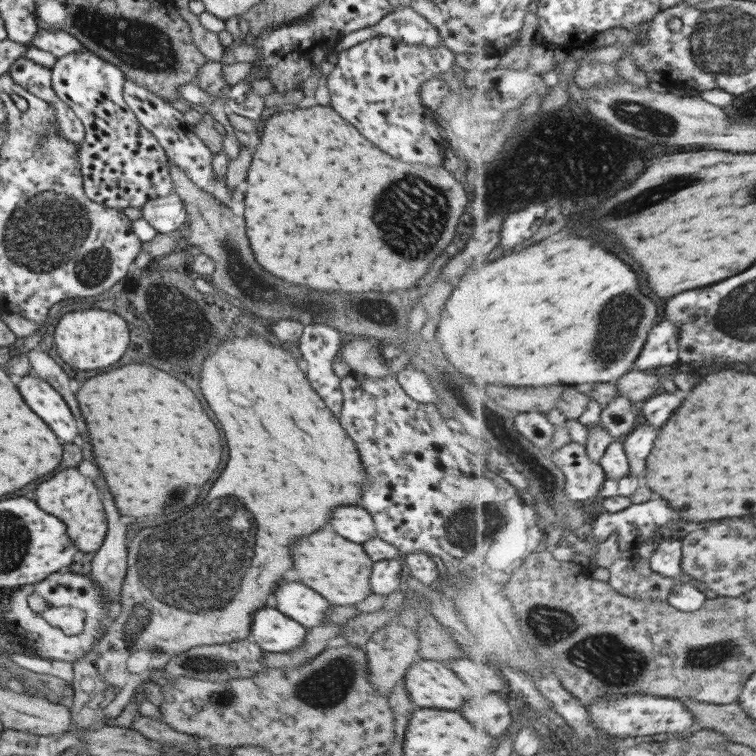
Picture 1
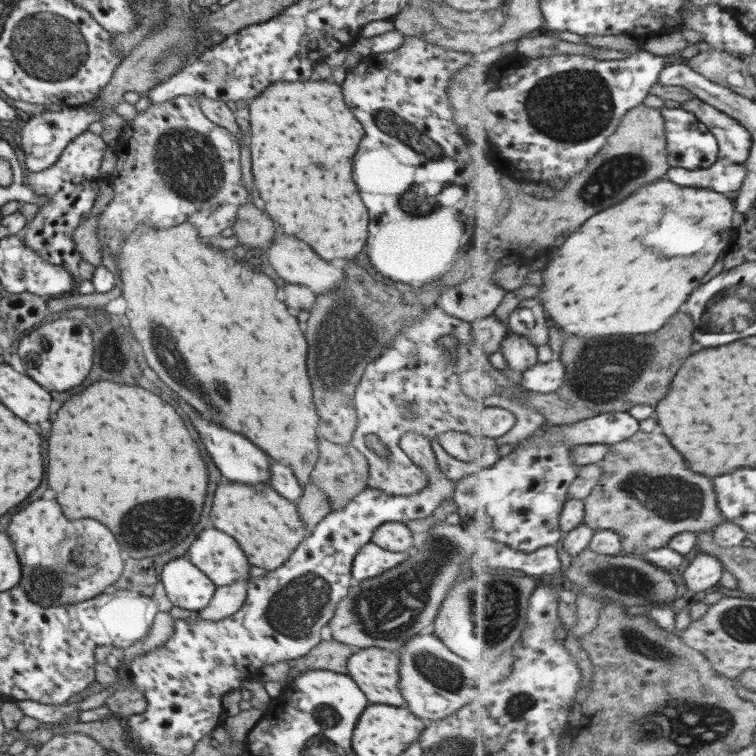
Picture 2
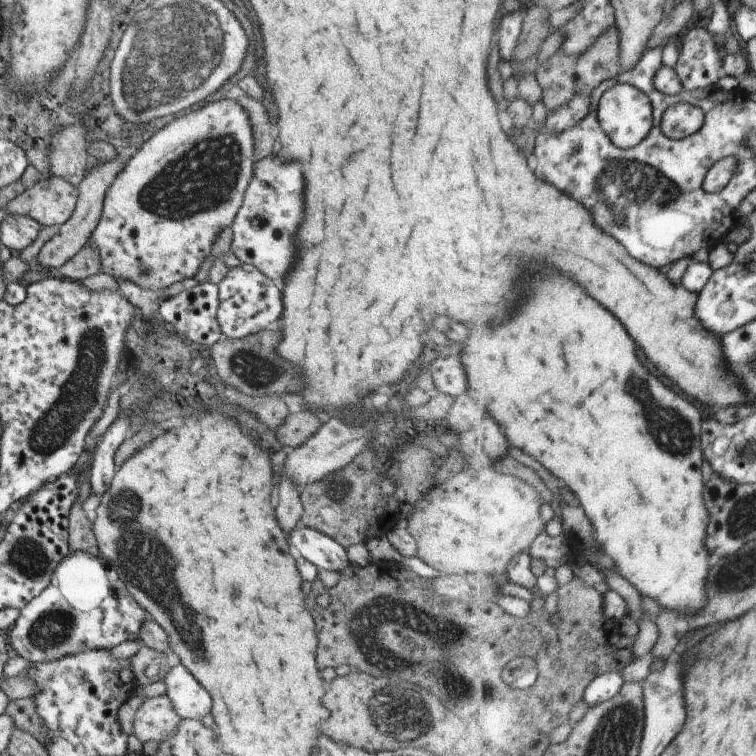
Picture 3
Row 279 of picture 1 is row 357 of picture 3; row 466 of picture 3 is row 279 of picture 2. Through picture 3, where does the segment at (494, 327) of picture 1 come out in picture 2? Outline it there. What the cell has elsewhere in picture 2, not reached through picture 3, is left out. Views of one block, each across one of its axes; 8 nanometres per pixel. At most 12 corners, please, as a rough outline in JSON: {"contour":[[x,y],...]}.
{"contour":[[673,182],[595,214],[543,269],[565,334],[649,334],[735,204]]}

